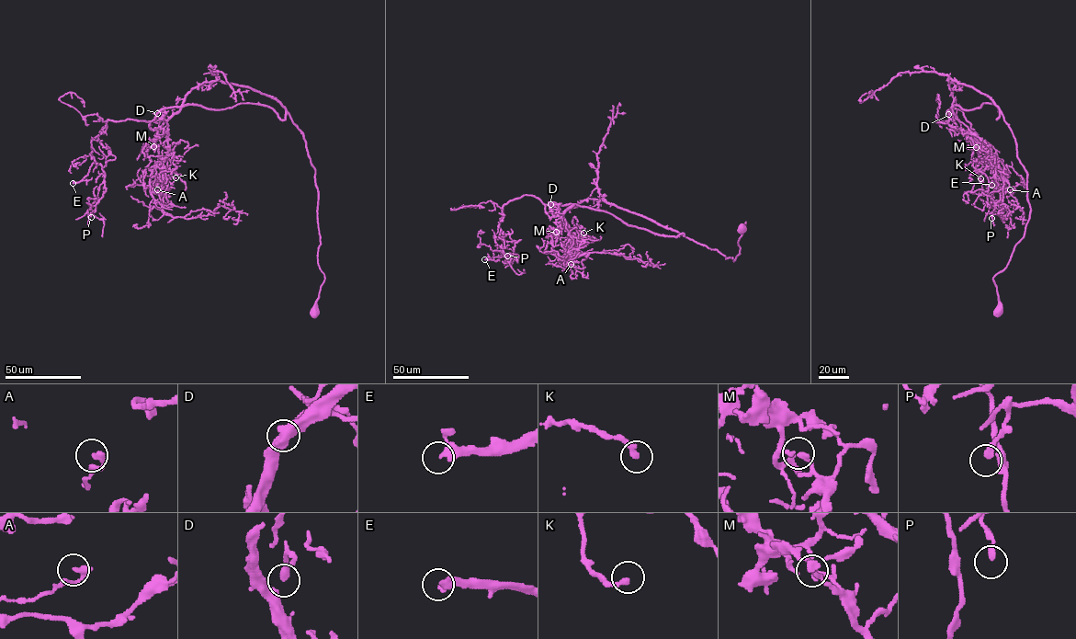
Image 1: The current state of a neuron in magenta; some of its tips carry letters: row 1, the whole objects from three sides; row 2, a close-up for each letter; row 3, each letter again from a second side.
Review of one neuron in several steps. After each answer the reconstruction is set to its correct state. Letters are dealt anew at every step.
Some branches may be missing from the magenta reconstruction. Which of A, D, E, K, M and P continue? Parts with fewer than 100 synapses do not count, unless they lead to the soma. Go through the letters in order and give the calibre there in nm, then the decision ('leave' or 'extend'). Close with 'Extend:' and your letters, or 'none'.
A: 300 nm thick; leave
D: 240 nm thick; leave
E: 280 nm thick; extend
K: 240 nm thick; leave
M: 240 nm thick; leave
P: 280 nm thick; leave
Extend: E

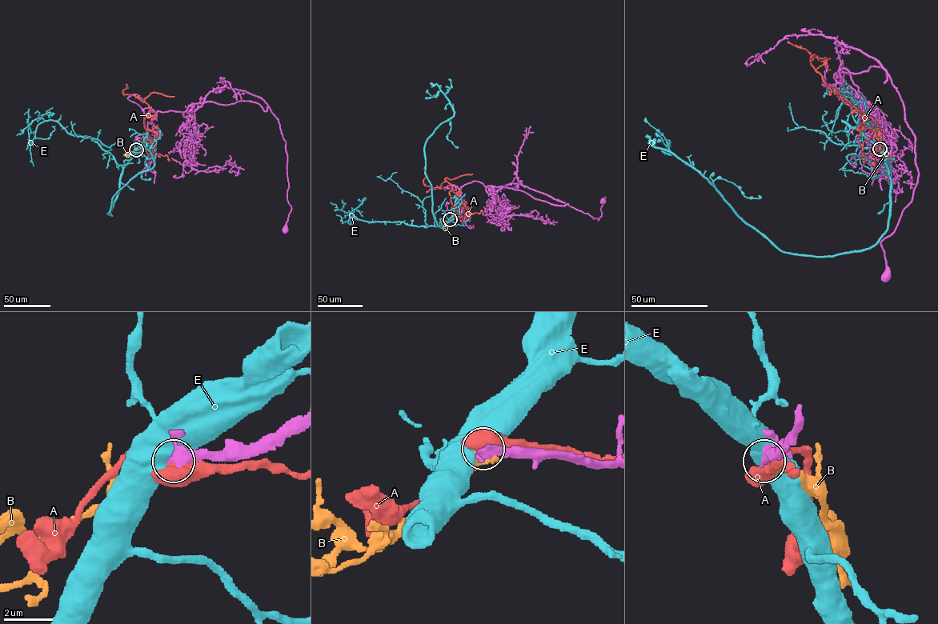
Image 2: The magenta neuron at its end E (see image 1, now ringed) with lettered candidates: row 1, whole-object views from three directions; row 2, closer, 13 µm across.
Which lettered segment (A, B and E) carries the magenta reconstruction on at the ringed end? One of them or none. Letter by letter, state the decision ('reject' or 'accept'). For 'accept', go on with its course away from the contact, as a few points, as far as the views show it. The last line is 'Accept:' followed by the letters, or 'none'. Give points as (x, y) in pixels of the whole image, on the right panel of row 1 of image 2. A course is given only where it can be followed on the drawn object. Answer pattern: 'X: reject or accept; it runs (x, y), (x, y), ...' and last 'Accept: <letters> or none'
A: reject
B: reject
E: reject
Accept: none

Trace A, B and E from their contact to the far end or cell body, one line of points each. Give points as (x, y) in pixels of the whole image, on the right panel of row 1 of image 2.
A: (879, 149), (877, 123), (832, 91), (815, 70), (824, 63), (823, 59), (812, 56), (807, 50), (787, 42)
B: (879, 149), (885, 157), (895, 159)
E: (879, 148), (890, 176), (887, 230), (862, 250), (799, 255), (779, 250), (741, 220), (646, 118)

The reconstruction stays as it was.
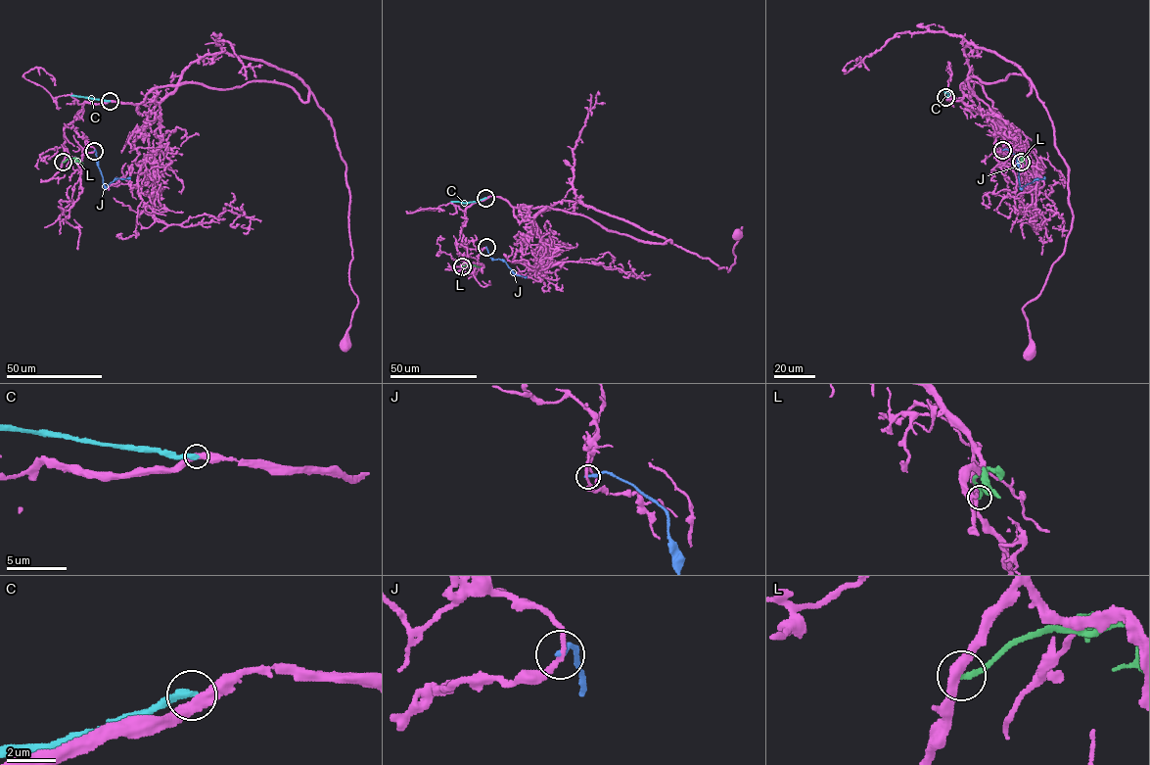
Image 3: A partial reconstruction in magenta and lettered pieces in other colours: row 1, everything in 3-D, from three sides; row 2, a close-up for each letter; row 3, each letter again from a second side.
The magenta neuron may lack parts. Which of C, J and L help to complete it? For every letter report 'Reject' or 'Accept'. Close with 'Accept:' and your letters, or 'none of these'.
C: Reject
J: Reject
L: Reject
Accept: none of these

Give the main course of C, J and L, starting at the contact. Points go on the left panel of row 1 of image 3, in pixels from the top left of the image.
C: (110, 101), (70, 95)
J: (94, 150), (105, 186), (114, 179), (130, 177)
L: (63, 162), (75, 158), (82, 164)

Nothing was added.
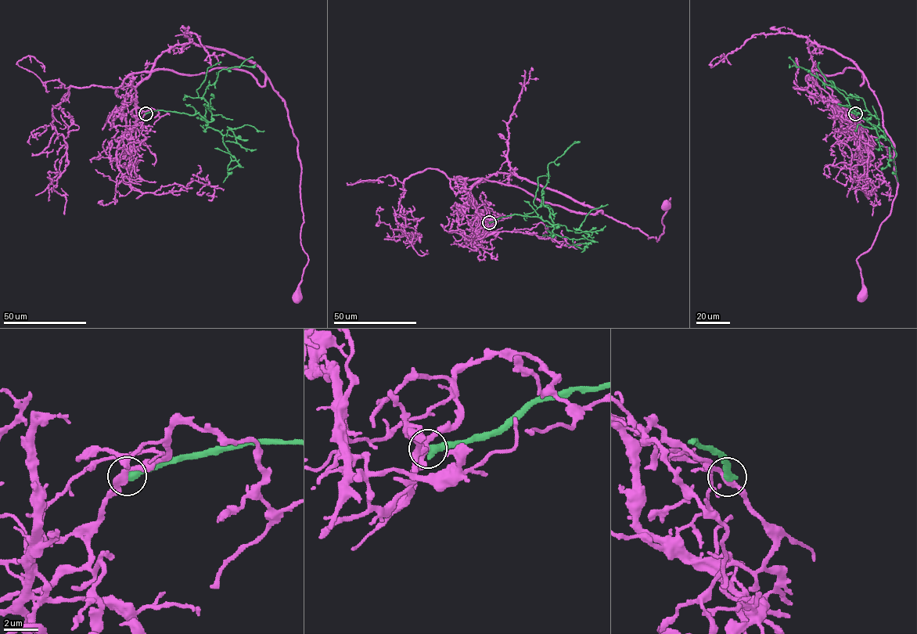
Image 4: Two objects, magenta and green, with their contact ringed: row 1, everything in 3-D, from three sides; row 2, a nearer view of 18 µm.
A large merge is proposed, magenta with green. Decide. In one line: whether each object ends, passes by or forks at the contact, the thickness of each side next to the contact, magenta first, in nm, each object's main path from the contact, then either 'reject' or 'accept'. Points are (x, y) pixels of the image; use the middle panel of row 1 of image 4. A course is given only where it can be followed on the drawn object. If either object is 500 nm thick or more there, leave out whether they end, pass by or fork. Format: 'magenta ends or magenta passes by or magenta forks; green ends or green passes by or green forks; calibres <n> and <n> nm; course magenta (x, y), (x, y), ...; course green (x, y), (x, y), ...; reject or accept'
magenta passes by; green ends; calibres 360 and 440 nm; course magenta (489, 222), (481, 221), (470, 189), (483, 178), (577, 212), (601, 210), (657, 241), (670, 198), (666, 205); course green (489, 222), (519, 214), (541, 217), (558, 224), (556, 228), (548, 208), (541, 203), (548, 164), (580, 142); reject

